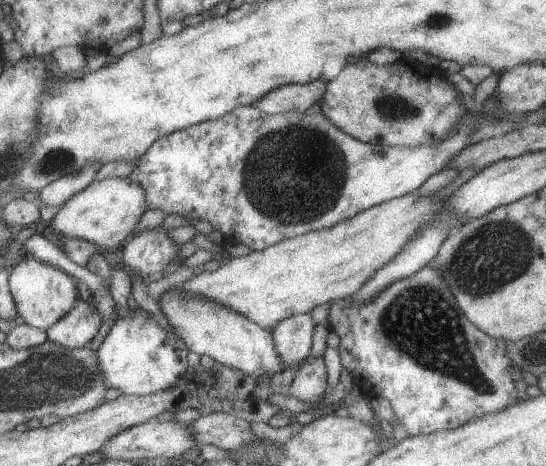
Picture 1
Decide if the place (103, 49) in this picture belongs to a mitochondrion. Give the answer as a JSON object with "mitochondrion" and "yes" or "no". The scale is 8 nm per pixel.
{"mitochondrion":"no"}

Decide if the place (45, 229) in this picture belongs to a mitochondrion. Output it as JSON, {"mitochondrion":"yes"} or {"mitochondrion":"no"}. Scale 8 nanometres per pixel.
{"mitochondrion":"no"}

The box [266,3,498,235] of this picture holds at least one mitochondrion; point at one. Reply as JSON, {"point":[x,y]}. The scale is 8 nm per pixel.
{"point":[390,105]}

